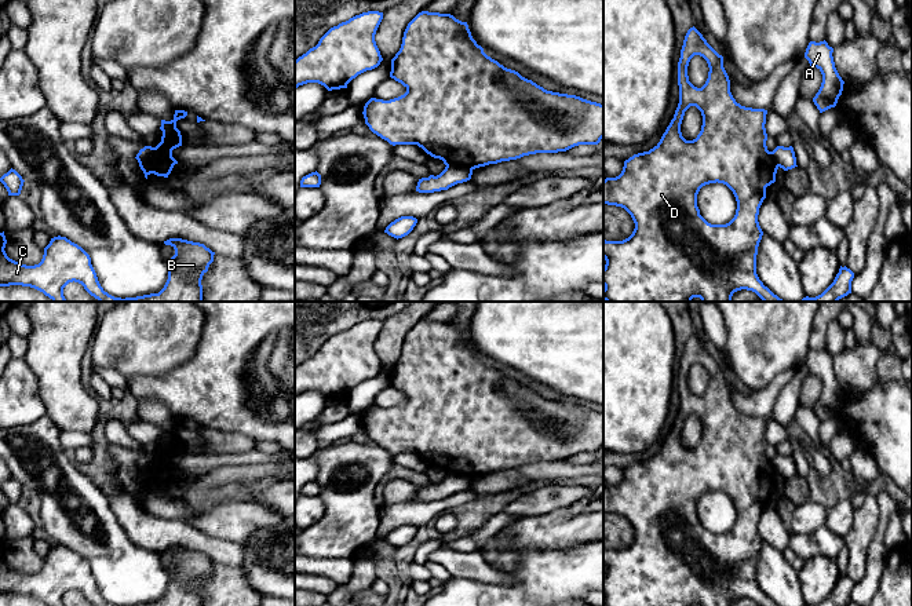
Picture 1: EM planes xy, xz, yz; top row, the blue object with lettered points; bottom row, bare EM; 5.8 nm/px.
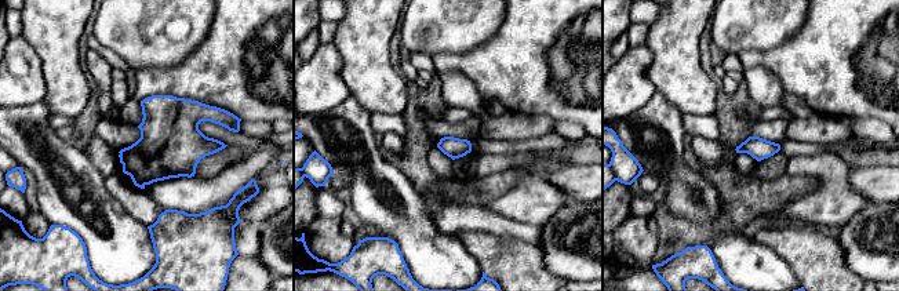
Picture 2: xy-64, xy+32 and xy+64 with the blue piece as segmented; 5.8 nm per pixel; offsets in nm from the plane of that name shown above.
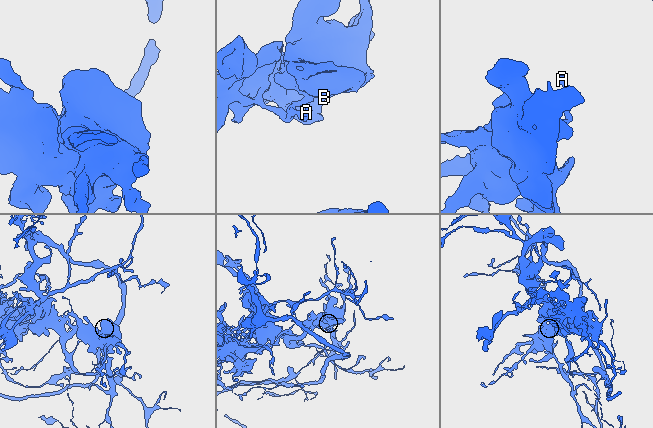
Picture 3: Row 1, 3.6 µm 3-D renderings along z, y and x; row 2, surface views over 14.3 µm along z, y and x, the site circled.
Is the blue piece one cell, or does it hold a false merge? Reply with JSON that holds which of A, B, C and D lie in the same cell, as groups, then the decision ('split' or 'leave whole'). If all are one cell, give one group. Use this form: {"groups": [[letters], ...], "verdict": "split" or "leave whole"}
{"groups": [["A"], ["B", "C", "D"]], "verdict": "split"}

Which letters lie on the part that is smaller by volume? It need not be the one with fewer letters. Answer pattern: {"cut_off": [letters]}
{"cut_off": ["A"]}

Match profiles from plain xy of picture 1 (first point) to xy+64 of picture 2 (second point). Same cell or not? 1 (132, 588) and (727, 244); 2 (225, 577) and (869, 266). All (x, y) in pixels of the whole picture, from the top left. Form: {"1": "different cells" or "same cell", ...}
{"1": "same cell", "2": "different cells"}

